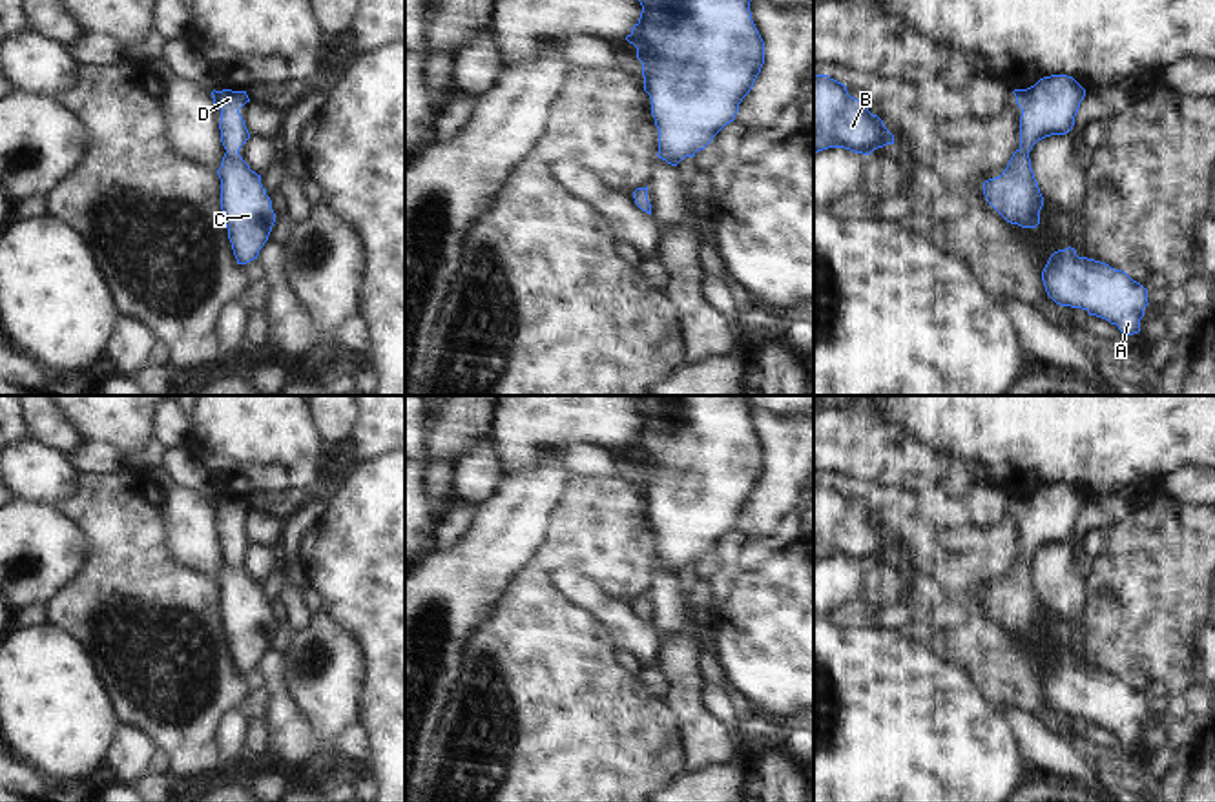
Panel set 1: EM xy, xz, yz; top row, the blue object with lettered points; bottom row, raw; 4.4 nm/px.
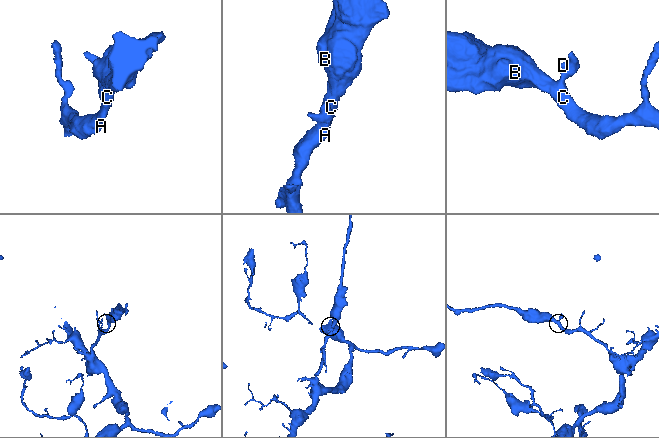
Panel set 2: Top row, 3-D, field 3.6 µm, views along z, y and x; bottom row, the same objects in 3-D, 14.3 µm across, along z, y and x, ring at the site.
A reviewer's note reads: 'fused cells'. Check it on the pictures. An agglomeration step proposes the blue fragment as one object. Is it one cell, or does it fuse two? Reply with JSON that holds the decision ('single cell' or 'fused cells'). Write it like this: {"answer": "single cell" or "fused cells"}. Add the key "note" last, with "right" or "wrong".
{"answer": "single cell", "note": "wrong"}

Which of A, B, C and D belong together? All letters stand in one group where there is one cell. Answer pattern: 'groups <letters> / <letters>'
groups A B C D

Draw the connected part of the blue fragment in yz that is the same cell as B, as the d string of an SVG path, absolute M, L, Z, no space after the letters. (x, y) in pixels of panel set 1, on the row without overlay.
M814 483L814 561L845 556L870 563L887 552L894 552L894 543L878 523L850 505L845 492Z

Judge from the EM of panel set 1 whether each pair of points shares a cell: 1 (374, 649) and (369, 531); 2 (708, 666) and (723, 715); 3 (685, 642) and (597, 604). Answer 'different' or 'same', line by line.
1: same
2: different
3: different

